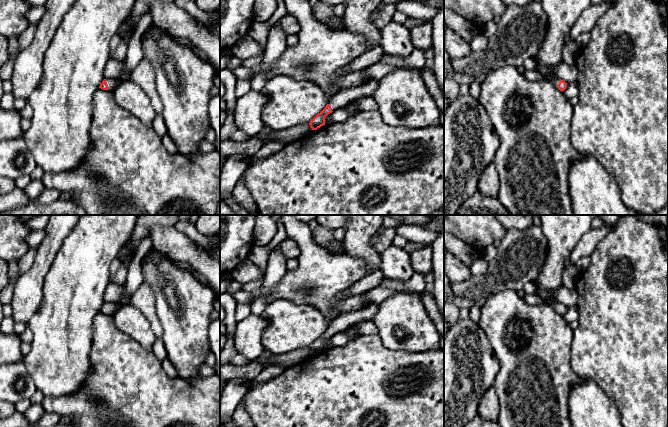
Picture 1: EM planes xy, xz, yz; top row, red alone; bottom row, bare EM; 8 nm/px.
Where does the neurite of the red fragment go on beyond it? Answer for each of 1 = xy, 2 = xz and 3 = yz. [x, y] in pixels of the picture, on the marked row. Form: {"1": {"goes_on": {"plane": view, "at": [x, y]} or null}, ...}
{"1": {"goes_on": {"plane": "xy", "at": [112, 84]}}, "2": {"goes_on": {"plane": "xz", "at": [343, 96]}}, "3": {"goes_on": {"plane": "yz", "at": [555, 82]}}}

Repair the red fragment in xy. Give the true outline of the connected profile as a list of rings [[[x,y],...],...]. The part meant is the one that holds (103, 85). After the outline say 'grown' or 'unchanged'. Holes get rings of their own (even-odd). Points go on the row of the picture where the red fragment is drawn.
[[[104,79],[99,88],[103,90],[114,91],[121,83],[122,82],[120,82],[118,79]]] | grown

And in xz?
[[[371,79],[360,86],[340,89],[331,99],[329,99],[326,107],[310,121],[310,127],[312,130],[317,130],[321,126],[325,125],[325,117],[334,110],[346,107],[349,102],[360,97],[372,96],[375,93],[378,84],[379,80]]] | grown

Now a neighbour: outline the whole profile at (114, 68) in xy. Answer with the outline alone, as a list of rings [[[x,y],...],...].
[[[109,59],[104,69],[105,79],[117,79],[125,70],[125,65],[123,60]]]

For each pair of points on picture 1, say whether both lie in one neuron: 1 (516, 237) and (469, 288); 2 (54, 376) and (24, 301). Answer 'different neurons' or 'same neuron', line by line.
1: same neuron
2: different neurons

